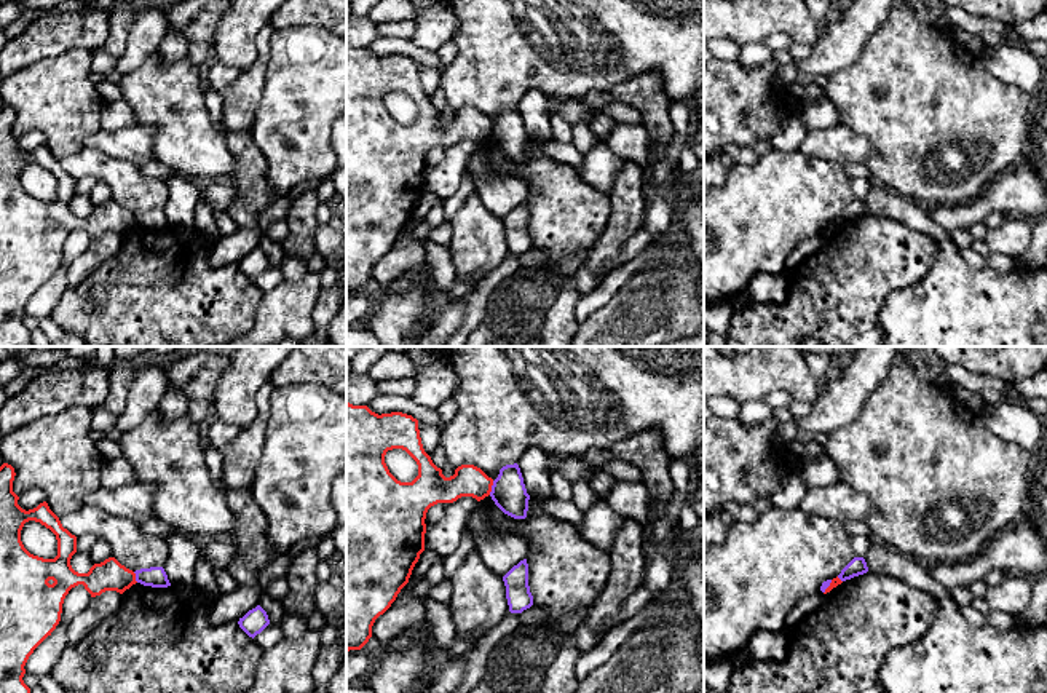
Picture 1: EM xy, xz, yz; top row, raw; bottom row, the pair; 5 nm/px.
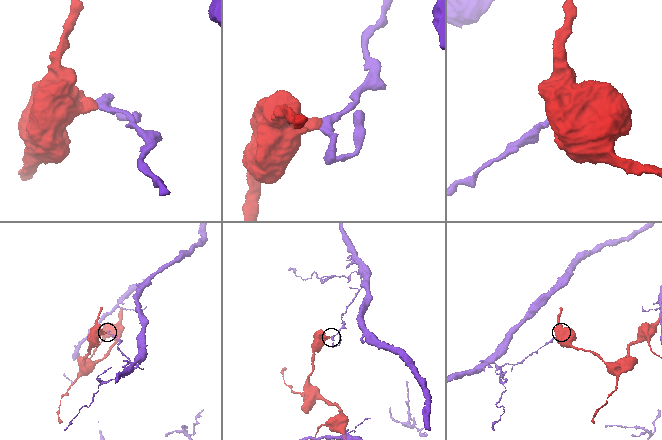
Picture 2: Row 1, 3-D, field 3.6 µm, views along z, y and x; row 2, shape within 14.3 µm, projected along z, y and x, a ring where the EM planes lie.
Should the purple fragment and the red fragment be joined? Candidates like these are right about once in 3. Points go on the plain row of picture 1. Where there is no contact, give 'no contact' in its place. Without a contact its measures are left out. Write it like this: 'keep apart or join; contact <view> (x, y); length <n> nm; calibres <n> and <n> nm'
keep apart; contact xz (492, 130); length 80 nm; calibres 170 and 160 nm

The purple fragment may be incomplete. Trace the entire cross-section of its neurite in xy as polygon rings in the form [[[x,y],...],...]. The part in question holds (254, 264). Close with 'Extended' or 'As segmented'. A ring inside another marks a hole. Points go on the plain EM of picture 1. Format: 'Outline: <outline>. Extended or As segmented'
Outline: [[[257,248],[255,251],[249,252],[243,260],[239,260],[238,267],[249,279],[254,281],[270,267],[270,262],[267,254],[260,248]]]. As segmented

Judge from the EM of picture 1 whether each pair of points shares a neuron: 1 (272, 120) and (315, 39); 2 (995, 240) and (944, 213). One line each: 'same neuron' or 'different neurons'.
1: same neuron
2: different neurons

